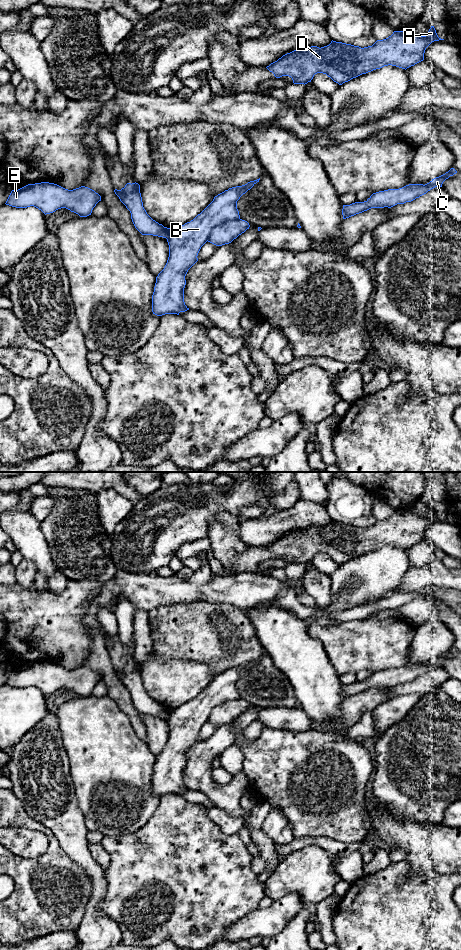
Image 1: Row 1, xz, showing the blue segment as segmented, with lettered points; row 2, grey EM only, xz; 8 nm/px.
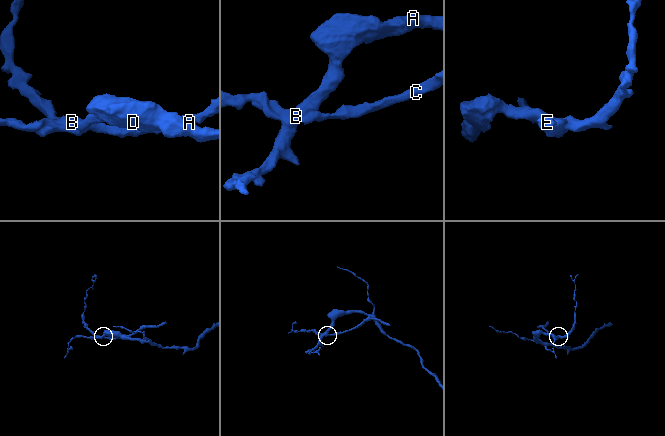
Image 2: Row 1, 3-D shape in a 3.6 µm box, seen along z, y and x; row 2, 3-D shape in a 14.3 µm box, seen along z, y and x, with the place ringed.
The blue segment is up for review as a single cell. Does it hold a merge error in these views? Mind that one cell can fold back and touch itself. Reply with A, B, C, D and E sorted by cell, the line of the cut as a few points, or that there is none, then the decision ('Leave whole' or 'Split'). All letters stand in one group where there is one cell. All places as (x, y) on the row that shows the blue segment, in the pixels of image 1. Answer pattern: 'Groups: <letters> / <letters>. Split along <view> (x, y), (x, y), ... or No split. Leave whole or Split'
Groups: A B D / C E. Split along xz (239, 218), (226, 220), (218, 224), (212, 230), (207, 240). Split

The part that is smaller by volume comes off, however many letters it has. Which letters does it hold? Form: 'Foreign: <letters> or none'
Foreign: C, E

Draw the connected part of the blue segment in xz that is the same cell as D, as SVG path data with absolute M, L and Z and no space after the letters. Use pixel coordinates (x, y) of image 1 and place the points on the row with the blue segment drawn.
M431 26L426 36L414 34L409 30L394 31L388 38L377 40L372 46L364 48L332 40L329 45L321 48L311 46L306 49L294 50L283 55L266 68L272 72L276 78L282 76L291 77L294 84L305 85L308 82L311 82L315 74L323 73L330 77L334 82L342 85L362 74L388 65L406 70L423 61L426 48L432 42L439 40L444 39L438 37L434 26Z

